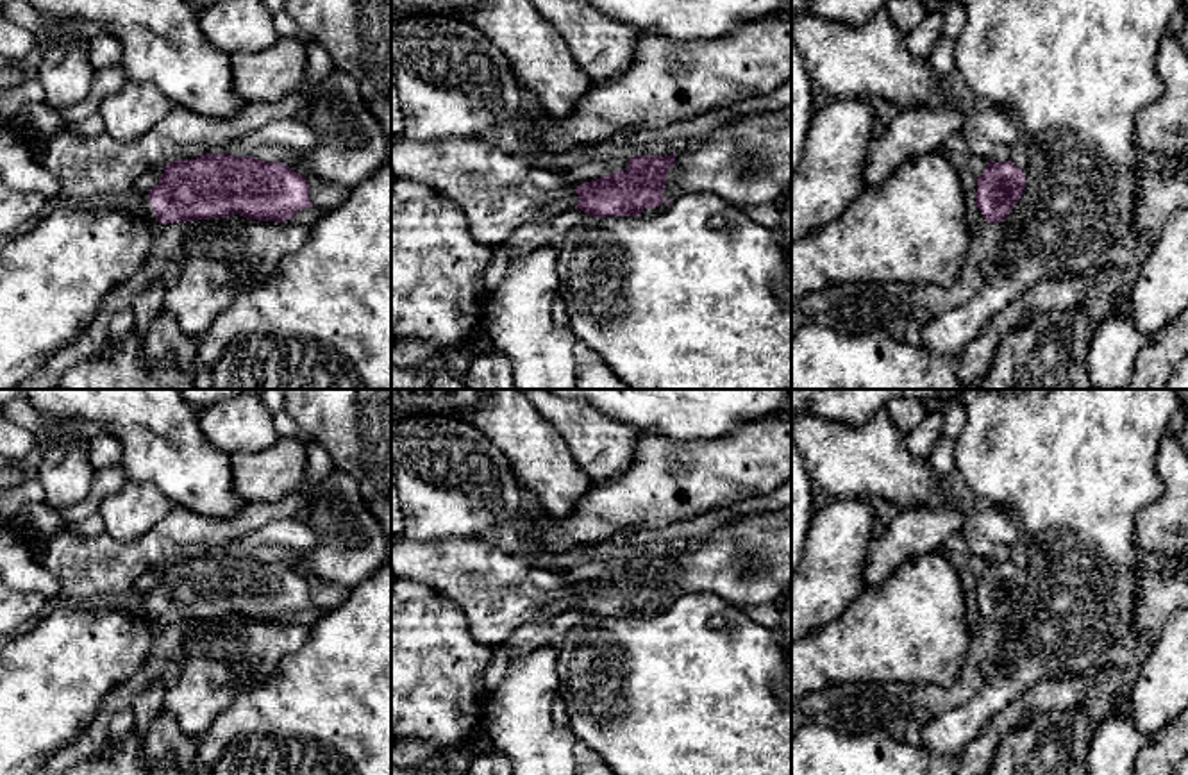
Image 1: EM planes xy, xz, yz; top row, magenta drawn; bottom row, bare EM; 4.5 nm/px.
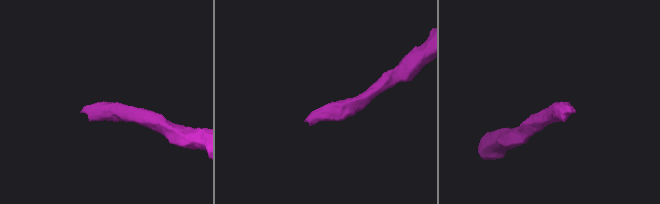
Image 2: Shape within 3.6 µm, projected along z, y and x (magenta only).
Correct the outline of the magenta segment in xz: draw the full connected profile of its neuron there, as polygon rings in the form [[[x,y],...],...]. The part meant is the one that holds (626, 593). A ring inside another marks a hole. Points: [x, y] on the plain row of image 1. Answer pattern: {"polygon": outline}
{"polygon": [[[675,554],[631,557],[627,571],[577,586],[579,604],[573,609],[586,611],[593,618],[641,616],[645,609],[659,607],[668,600],[663,593],[673,564]]]}

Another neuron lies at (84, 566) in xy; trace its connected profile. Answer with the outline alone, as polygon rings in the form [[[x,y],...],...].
[[[309,443],[309,464],[298,488],[277,502],[254,502],[230,518],[211,518],[175,505],[154,529],[132,541],[118,541],[107,532],[86,538],[59,532],[32,550],[32,559],[59,580],[59,598],[80,604],[93,596],[121,596],[136,579],[152,568],[170,564],[184,545],[214,548],[257,530],[272,521],[293,518],[305,507],[313,488],[323,484],[336,468],[330,454]]]

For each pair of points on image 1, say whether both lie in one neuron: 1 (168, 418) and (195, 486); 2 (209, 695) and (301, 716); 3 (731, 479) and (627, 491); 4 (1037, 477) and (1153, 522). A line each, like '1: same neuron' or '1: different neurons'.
1: same neuron
2: different neurons
3: same neuron
4: different neurons

